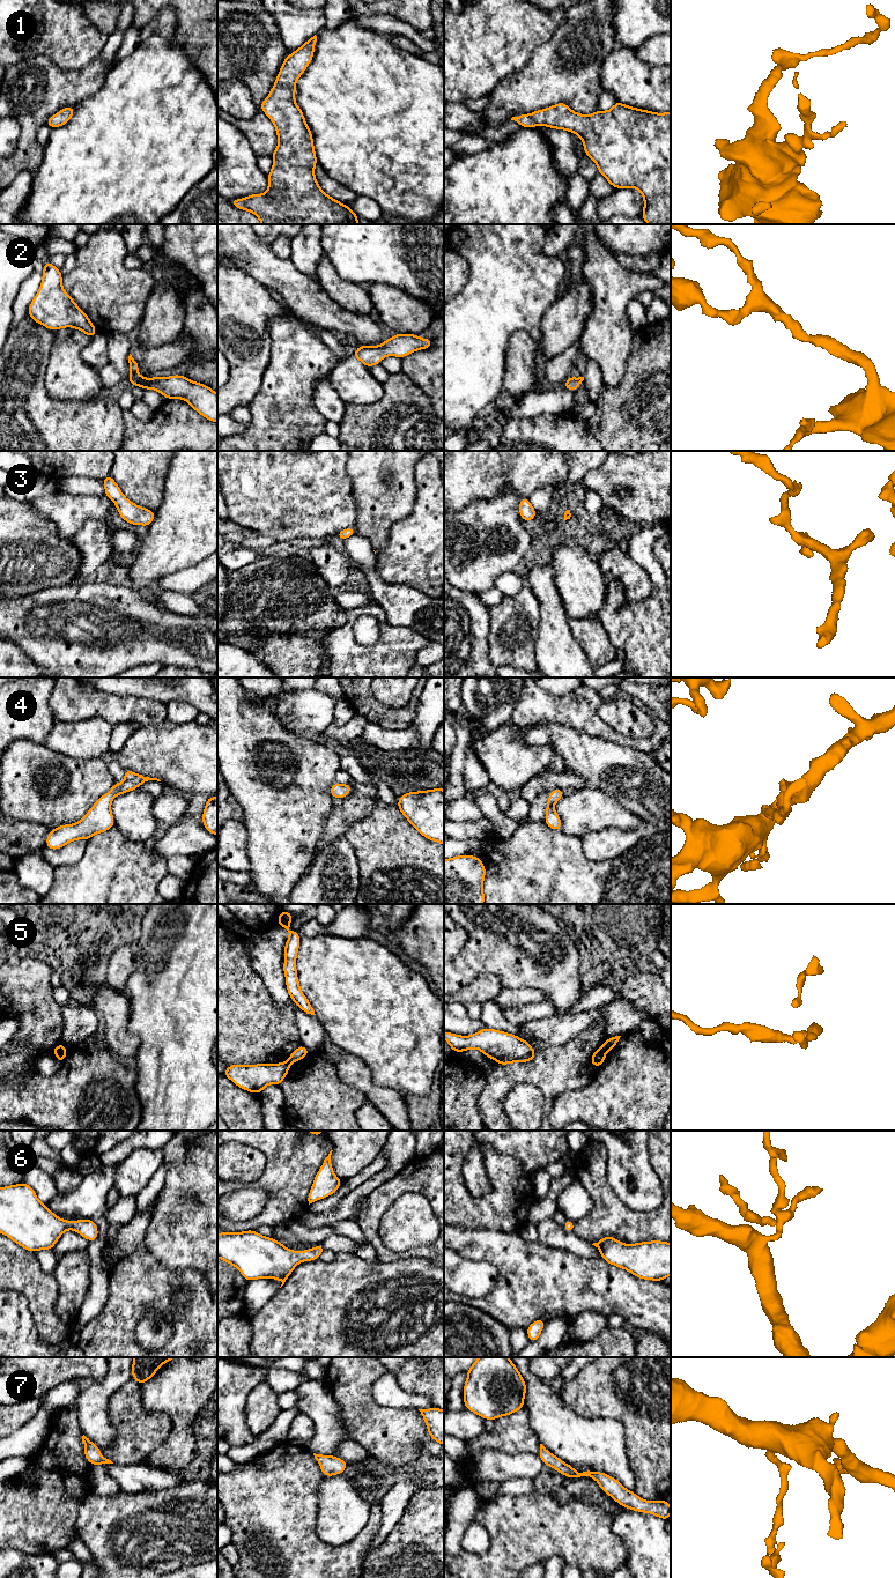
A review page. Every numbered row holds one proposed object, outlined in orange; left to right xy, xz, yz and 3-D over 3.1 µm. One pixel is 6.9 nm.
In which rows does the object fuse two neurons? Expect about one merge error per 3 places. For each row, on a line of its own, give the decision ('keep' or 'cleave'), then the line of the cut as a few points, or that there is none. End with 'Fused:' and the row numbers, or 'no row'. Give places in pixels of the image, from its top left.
1: keep | no cut
2: keep | no cut
3: keep | no cut
4: keep | no cut
5: cleave | yz (601, 1047), (605, 1052)
6: keep | no cut
7: keep | no cut
Fused: 5

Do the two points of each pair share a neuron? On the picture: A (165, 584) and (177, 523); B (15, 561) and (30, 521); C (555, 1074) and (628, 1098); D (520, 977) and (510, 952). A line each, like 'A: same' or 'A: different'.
A: different
B: same
C: different
D: same

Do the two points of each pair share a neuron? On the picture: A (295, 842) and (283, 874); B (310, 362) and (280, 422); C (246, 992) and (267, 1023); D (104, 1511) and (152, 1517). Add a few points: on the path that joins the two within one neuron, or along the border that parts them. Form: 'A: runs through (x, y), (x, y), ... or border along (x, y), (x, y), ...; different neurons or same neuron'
A: runs through (287, 850), (283, 853), (283, 866); same neuron
B: runs through (295, 377), (288, 384), (285, 407); same neuron
C: runs through (246, 1000), (259, 1015); same neuron
D: runs through (116, 1517), (140, 1517); same neuron

